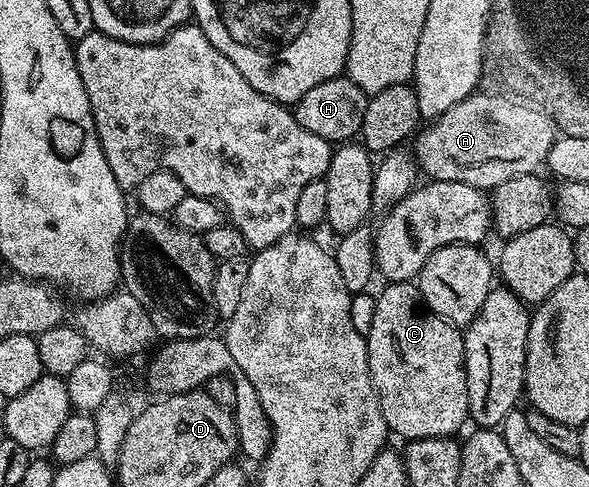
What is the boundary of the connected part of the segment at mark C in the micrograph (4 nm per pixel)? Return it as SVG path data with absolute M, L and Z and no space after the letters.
M388 282L381 294L375 295L376 307L374 308L374 324L370 324L370 332L366 336L368 344L368 367L372 377L372 386L380 398L382 416L386 420L389 431L393 435L401 434L404 440L413 438L451 438L457 432L456 429L465 421L469 421L468 413L468 389L466 388L466 368L464 367L464 336L457 327L444 318L433 314L431 310L422 305L419 285L412 282Z

